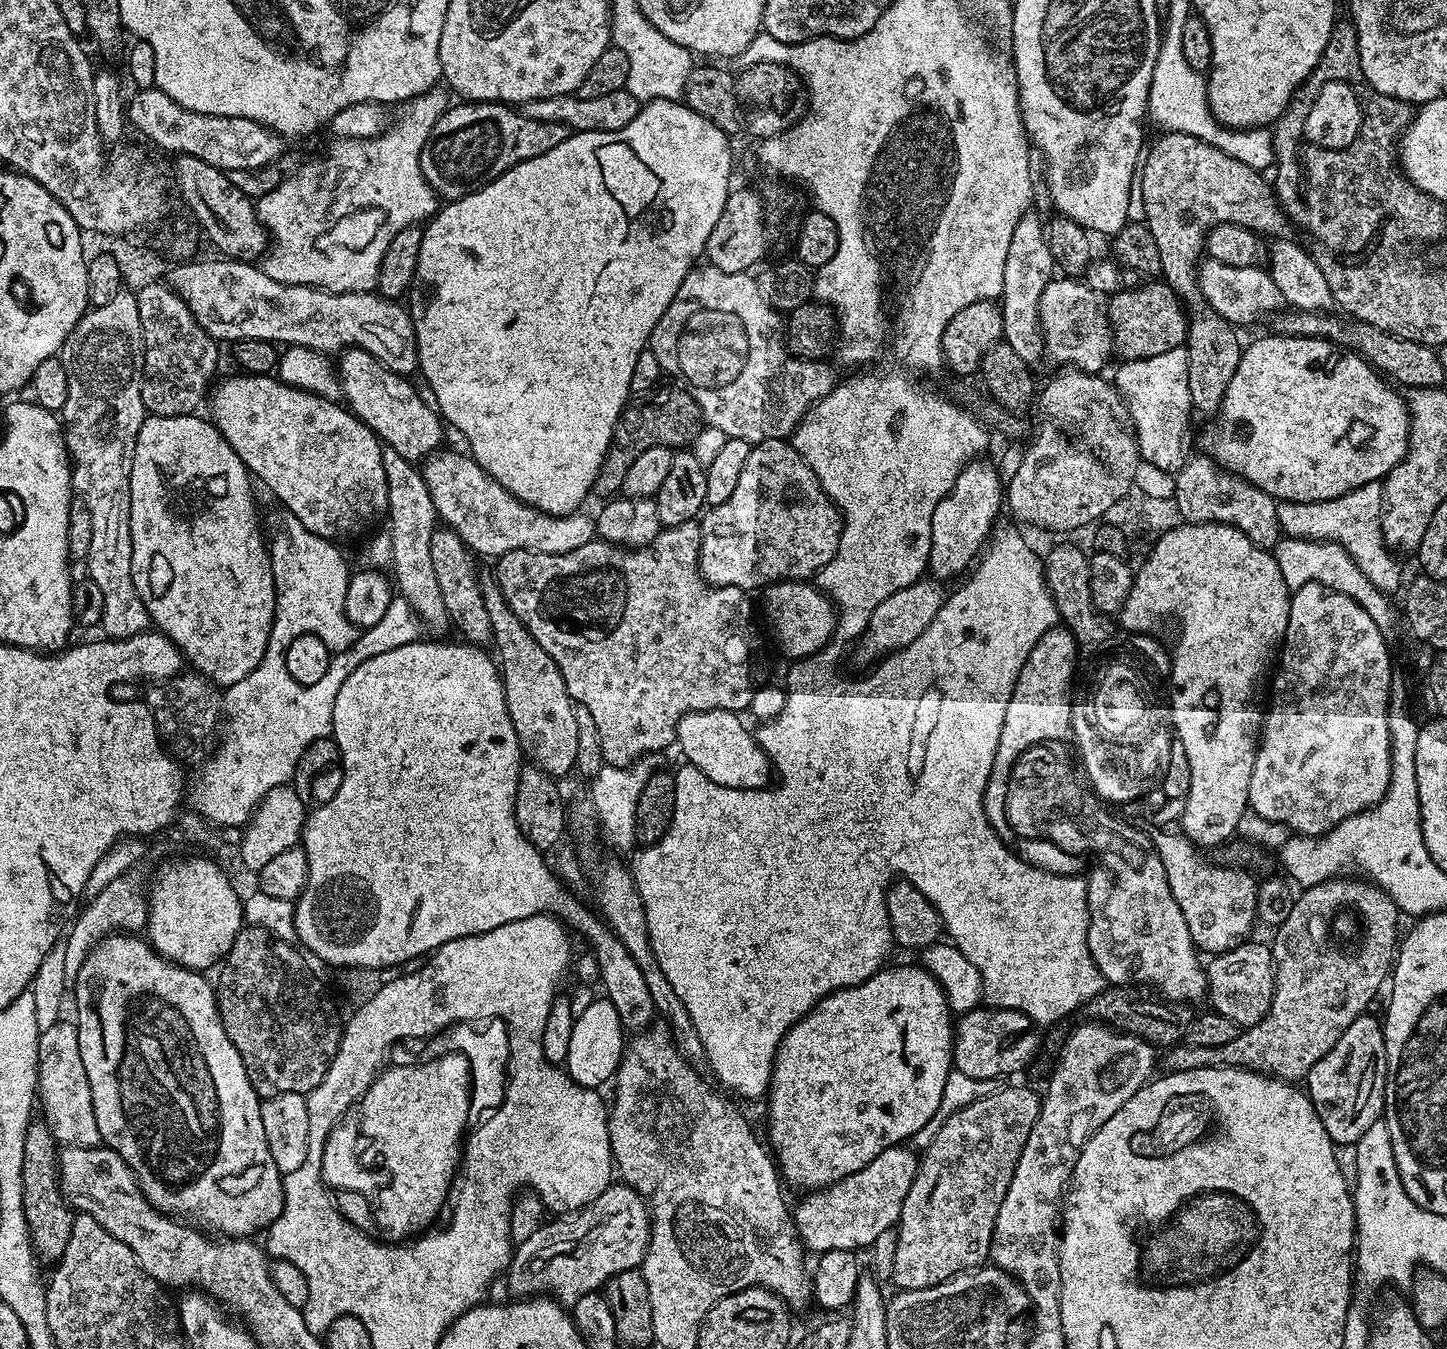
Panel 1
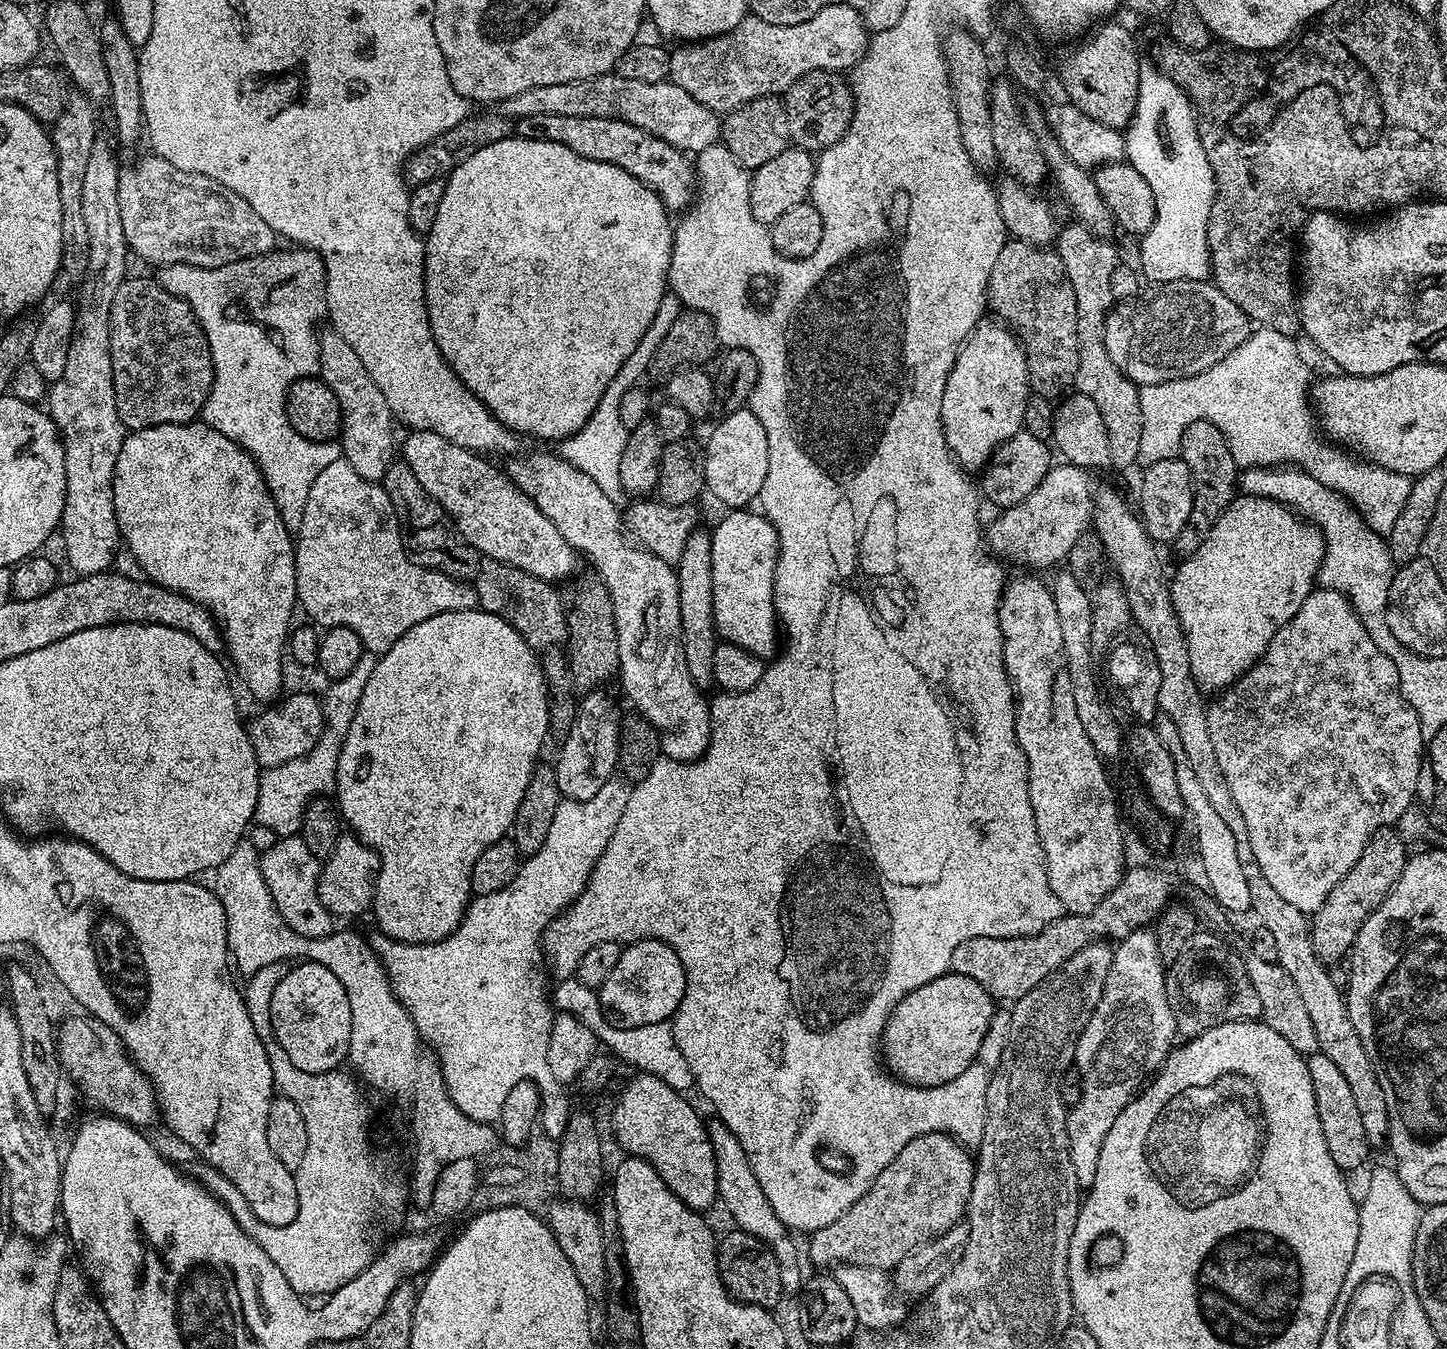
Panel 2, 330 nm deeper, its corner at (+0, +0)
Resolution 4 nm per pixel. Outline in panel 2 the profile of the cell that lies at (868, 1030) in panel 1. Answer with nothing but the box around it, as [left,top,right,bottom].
[882,970,998,1088]

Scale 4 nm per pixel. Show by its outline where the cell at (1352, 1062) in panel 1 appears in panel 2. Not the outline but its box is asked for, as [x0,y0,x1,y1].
[1307,1052,1370,1174]

